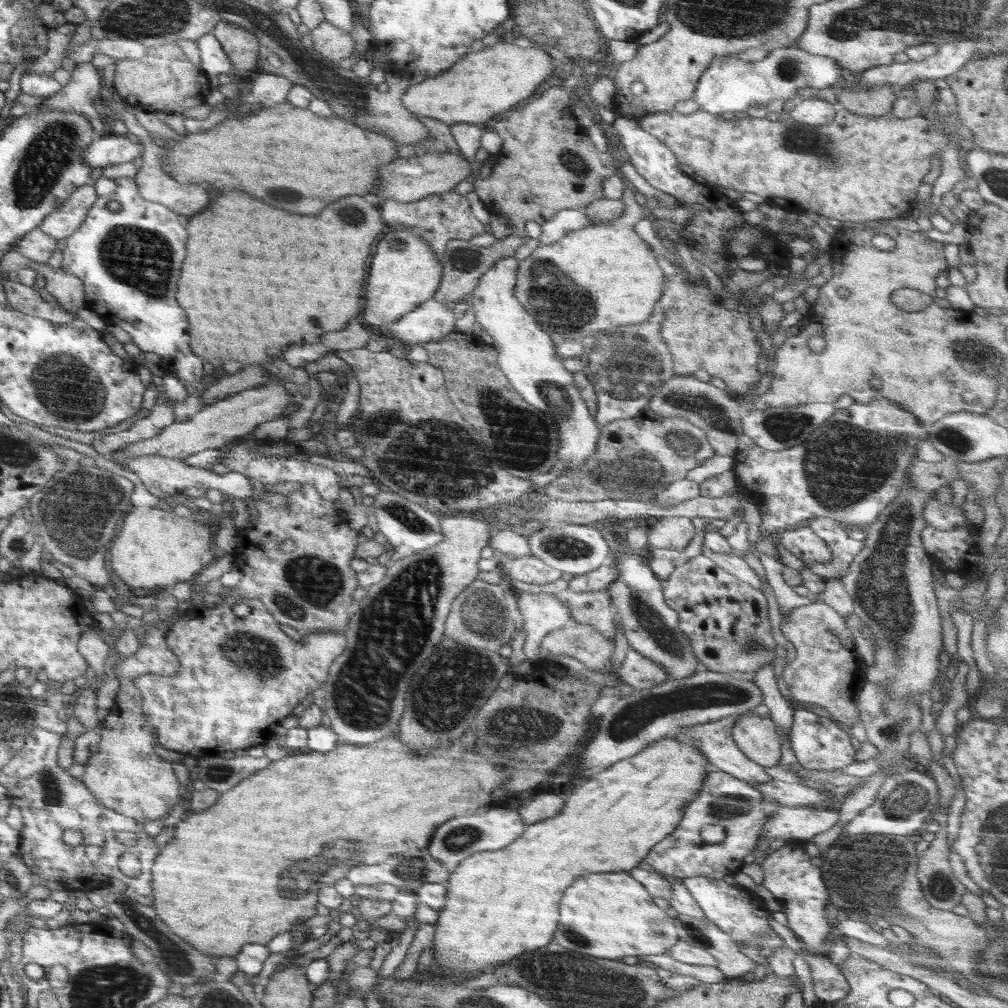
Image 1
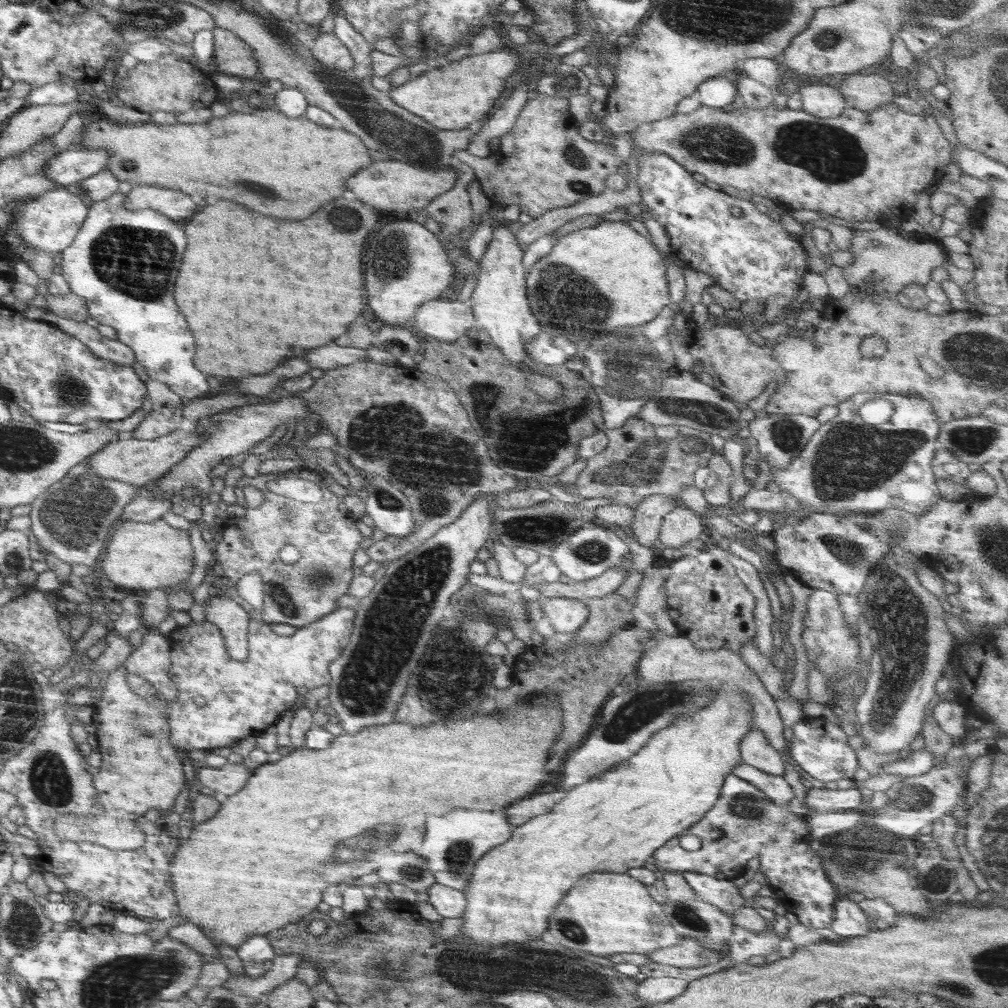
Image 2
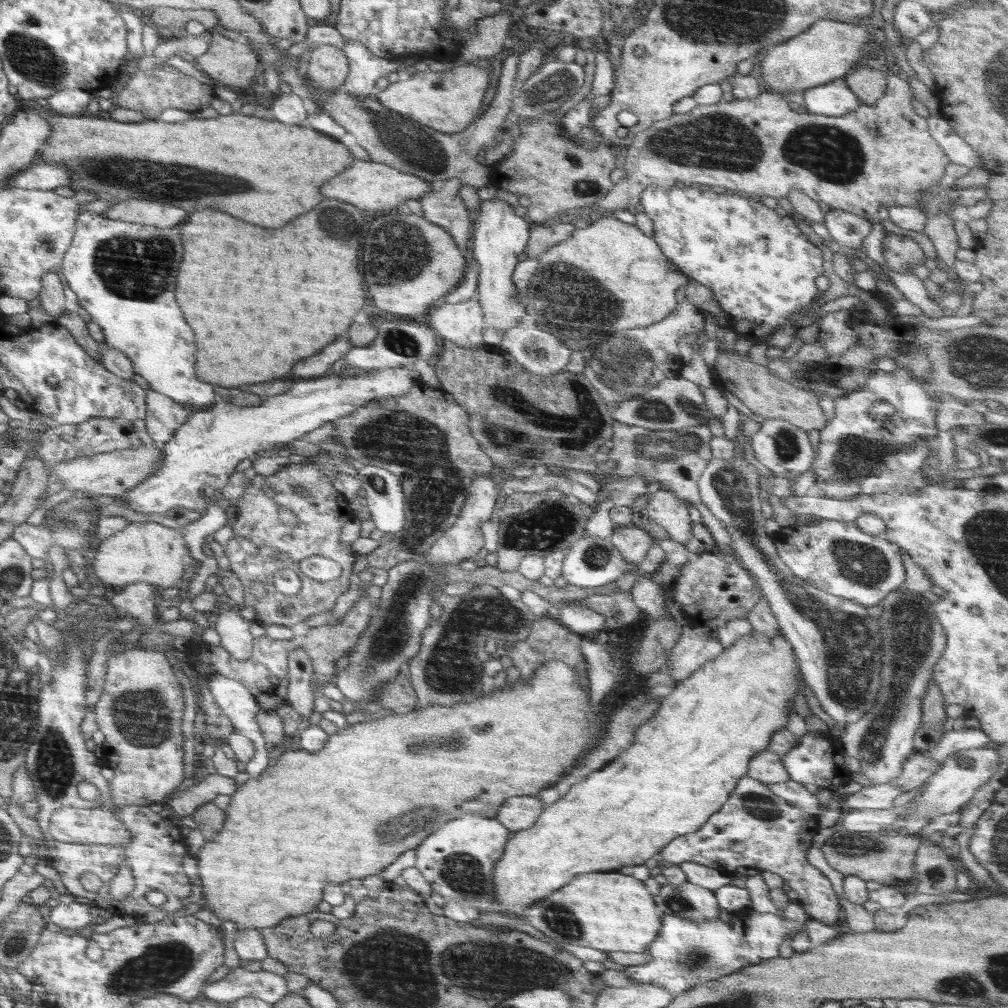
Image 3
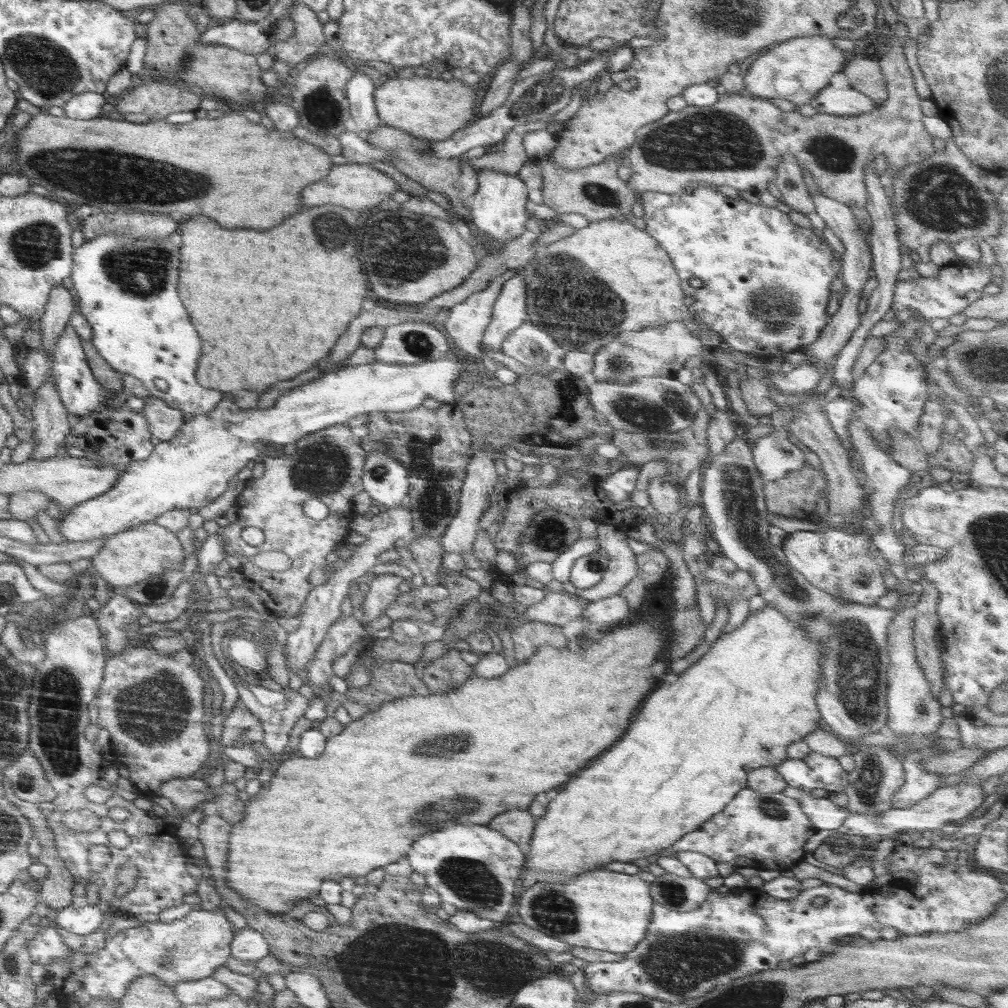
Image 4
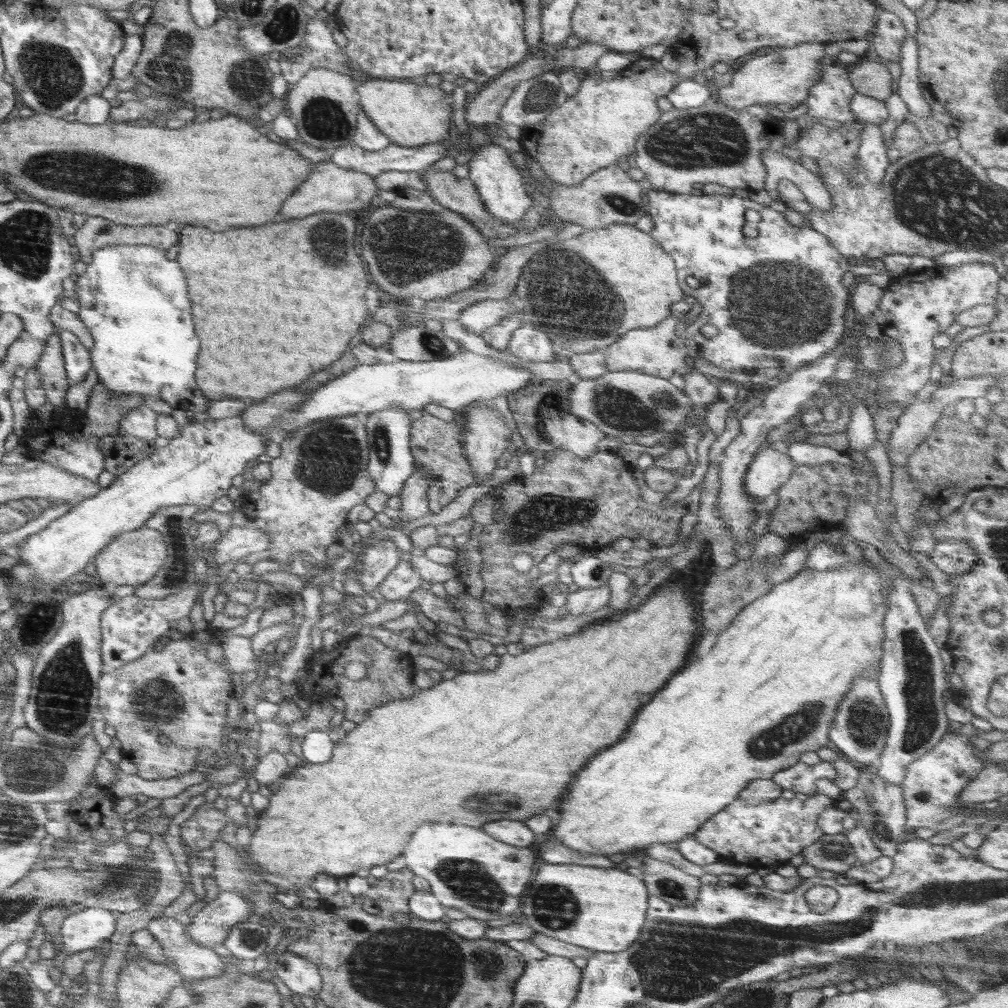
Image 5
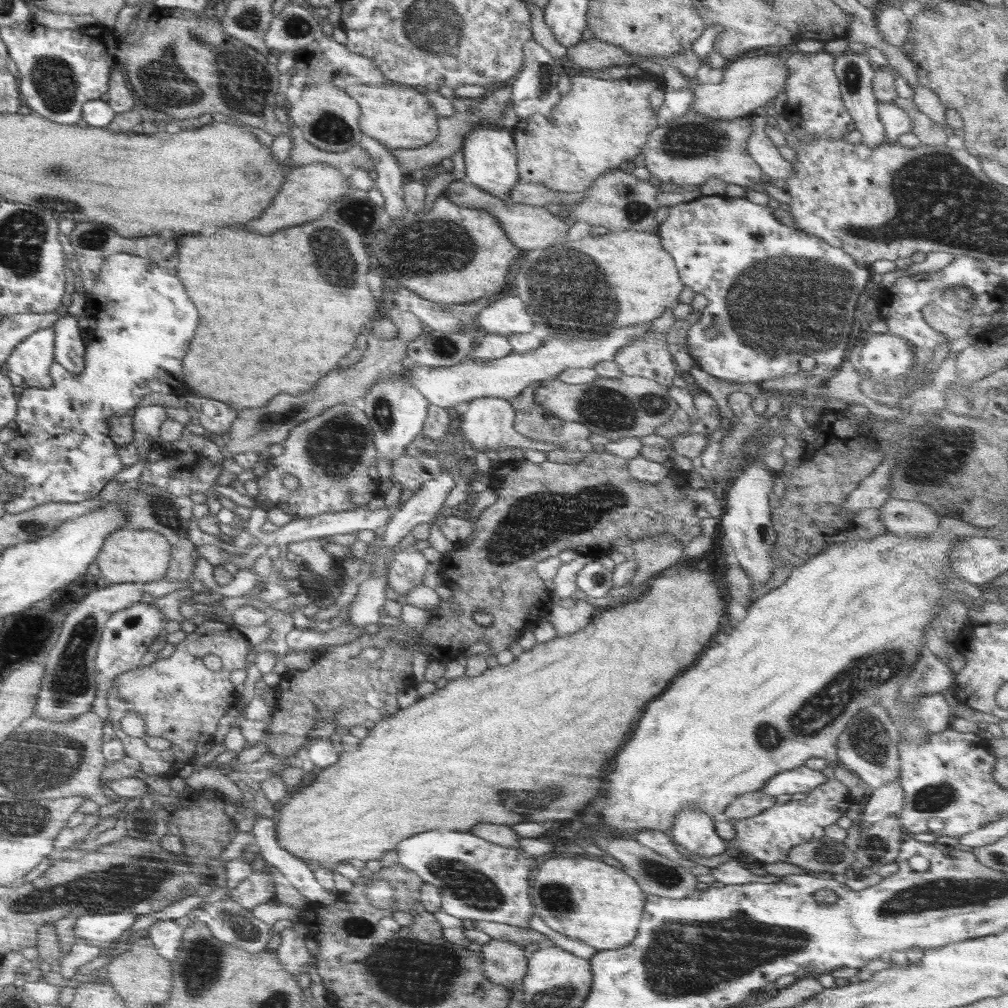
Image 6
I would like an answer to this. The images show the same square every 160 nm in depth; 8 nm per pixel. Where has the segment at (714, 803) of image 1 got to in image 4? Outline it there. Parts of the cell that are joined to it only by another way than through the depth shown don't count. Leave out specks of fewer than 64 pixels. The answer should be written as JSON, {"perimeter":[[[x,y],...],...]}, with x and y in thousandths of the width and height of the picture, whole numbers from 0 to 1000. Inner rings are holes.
{"perimeter":[[[737,782],[729,788],[727,793],[718,801],[716,806],[704,811],[692,823],[680,827],[667,839],[660,841],[653,848],[669,849],[677,844],[687,844],[699,847],[710,855],[724,855],[730,860],[742,859],[755,863],[780,863],[797,852],[801,846],[797,839],[802,835],[806,827],[812,822],[807,815],[798,808],[793,794],[784,792],[774,786],[758,788],[745,782]]]}

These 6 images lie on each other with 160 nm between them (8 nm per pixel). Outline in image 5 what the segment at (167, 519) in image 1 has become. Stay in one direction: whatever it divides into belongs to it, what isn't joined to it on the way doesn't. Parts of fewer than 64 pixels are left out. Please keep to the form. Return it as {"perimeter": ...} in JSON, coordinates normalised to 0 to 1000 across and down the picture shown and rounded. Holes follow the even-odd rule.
{"perimeter":[[[143,522],[116,533],[108,541],[105,541],[91,557],[95,561],[96,571],[101,580],[109,582],[126,580],[138,583],[156,571],[167,553],[168,547],[164,532],[159,527]]]}

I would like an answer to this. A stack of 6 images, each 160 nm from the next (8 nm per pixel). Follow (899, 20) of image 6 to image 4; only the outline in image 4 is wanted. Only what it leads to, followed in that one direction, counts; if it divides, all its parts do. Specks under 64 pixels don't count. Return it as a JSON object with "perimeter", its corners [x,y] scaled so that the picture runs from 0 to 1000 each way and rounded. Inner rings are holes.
{"perimeter":[[[890,35],[887,36],[887,44],[881,45],[881,50],[872,63],[880,79],[881,97],[863,112],[849,115],[809,113],[806,116],[798,116],[792,110],[776,111],[767,99],[735,95],[733,92],[715,94],[706,105],[684,104],[683,107],[673,111],[665,110],[656,119],[637,125],[632,130],[627,145],[619,153],[627,171],[622,180],[623,187],[631,193],[639,189],[669,192],[685,188],[687,181],[692,181],[701,185],[710,183],[709,186],[712,186],[712,183],[720,183],[730,188],[745,188],[753,192],[760,188],[763,181],[766,179],[768,181],[775,155],[787,153],[795,168],[802,167],[813,190],[821,196],[857,205],[860,199],[858,165],[866,161],[871,153],[877,153],[881,157],[880,165],[883,169],[887,169],[889,175],[892,169],[902,163],[915,161],[930,151],[925,143],[926,135],[918,128],[915,121],[914,97],[907,86],[905,72]]]}

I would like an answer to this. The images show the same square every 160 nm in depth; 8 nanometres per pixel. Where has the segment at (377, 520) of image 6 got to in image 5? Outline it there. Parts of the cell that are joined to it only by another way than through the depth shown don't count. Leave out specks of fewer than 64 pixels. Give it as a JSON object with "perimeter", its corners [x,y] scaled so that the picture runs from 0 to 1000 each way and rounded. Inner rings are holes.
{"perimeter":[[[230,522],[210,540],[214,542],[214,565],[224,558],[259,553],[268,539],[260,524]]]}

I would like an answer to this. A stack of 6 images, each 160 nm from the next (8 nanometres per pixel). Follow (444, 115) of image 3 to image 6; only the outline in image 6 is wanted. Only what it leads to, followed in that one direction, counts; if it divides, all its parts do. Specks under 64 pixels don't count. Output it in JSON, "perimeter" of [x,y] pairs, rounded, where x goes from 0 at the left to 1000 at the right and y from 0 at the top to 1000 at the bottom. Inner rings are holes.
{"perimeter":[[[399,82],[344,85],[340,90],[357,105],[356,126],[360,133],[387,148],[410,148],[427,143],[435,135],[435,111],[423,96]]]}

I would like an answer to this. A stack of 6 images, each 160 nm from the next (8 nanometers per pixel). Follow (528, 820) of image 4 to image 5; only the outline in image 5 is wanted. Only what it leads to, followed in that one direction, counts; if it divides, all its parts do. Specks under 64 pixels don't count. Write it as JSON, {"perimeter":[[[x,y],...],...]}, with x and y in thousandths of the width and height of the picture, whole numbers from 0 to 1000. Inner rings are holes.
{"perimeter":[[[516,813],[483,815],[477,819],[477,822],[482,824],[482,827],[485,827],[488,831],[493,831],[514,841],[527,841],[527,837],[530,837],[530,831],[532,831],[532,826],[526,823],[520,814]]]}

